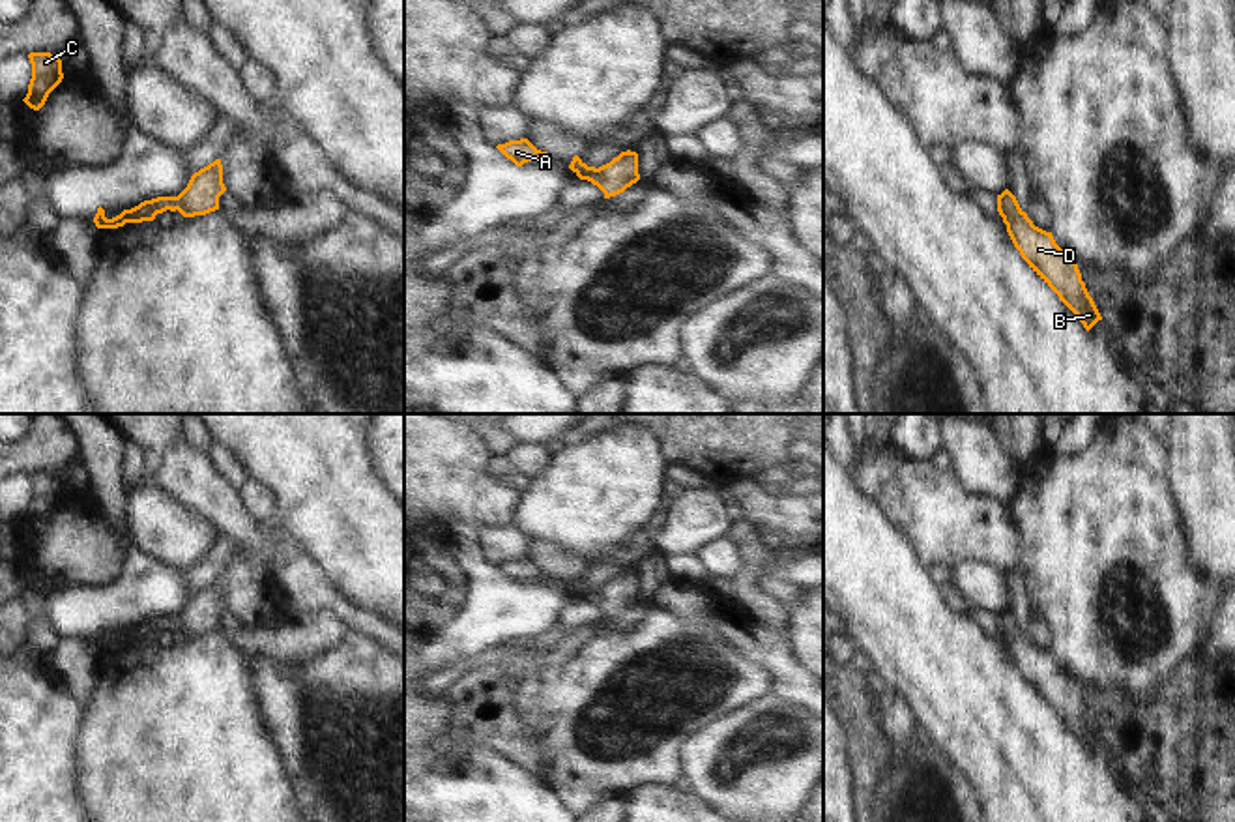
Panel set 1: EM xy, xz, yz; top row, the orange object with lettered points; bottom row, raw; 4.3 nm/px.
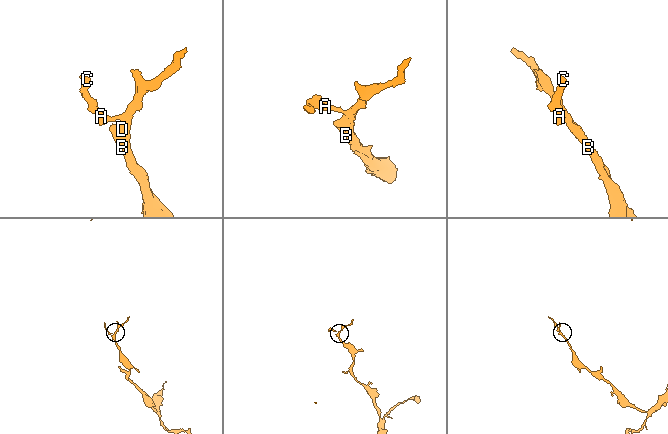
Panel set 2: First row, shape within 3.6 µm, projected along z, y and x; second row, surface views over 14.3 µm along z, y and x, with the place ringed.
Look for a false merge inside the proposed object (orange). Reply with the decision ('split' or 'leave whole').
leave whole

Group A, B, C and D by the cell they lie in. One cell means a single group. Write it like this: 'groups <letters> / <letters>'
groups A B C D

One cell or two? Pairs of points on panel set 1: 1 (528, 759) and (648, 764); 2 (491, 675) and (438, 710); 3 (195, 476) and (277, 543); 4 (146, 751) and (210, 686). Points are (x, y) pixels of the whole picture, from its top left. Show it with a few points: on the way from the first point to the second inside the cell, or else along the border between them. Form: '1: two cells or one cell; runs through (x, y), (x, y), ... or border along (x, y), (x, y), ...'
1: two cells; border along (524, 723), (549, 761), (549, 768), (541, 777)
2: two cells; border along (444, 695), (451, 716), (438, 736)
3: one cell; runs through (212, 497), (257, 538)
4: one cell; runs through (163, 734), (193, 703)

